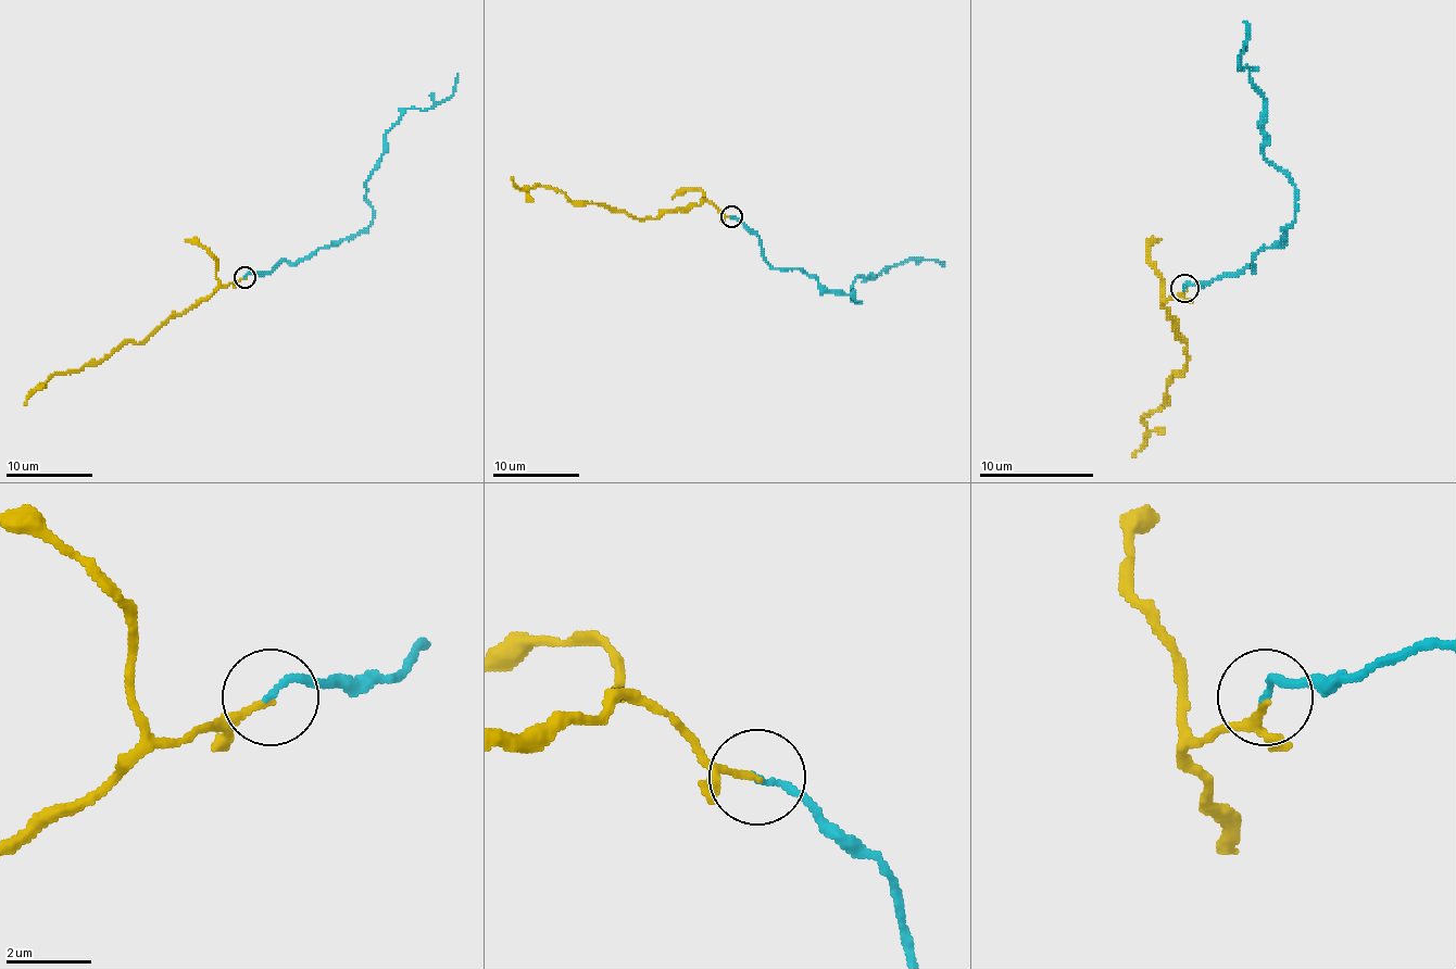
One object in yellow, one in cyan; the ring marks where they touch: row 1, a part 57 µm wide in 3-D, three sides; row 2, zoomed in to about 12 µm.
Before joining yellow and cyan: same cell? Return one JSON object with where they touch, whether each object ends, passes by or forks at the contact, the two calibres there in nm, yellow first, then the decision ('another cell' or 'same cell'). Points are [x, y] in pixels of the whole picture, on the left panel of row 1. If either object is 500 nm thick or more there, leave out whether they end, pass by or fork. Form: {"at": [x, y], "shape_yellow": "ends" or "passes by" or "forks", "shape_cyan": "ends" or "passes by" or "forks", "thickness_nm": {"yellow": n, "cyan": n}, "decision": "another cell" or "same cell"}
{"at": [245, 277], "shape_yellow": "ends", "shape_cyan": "ends", "thickness_nm": {"yellow": 140, "cyan": 140}, "decision": "same cell"}

